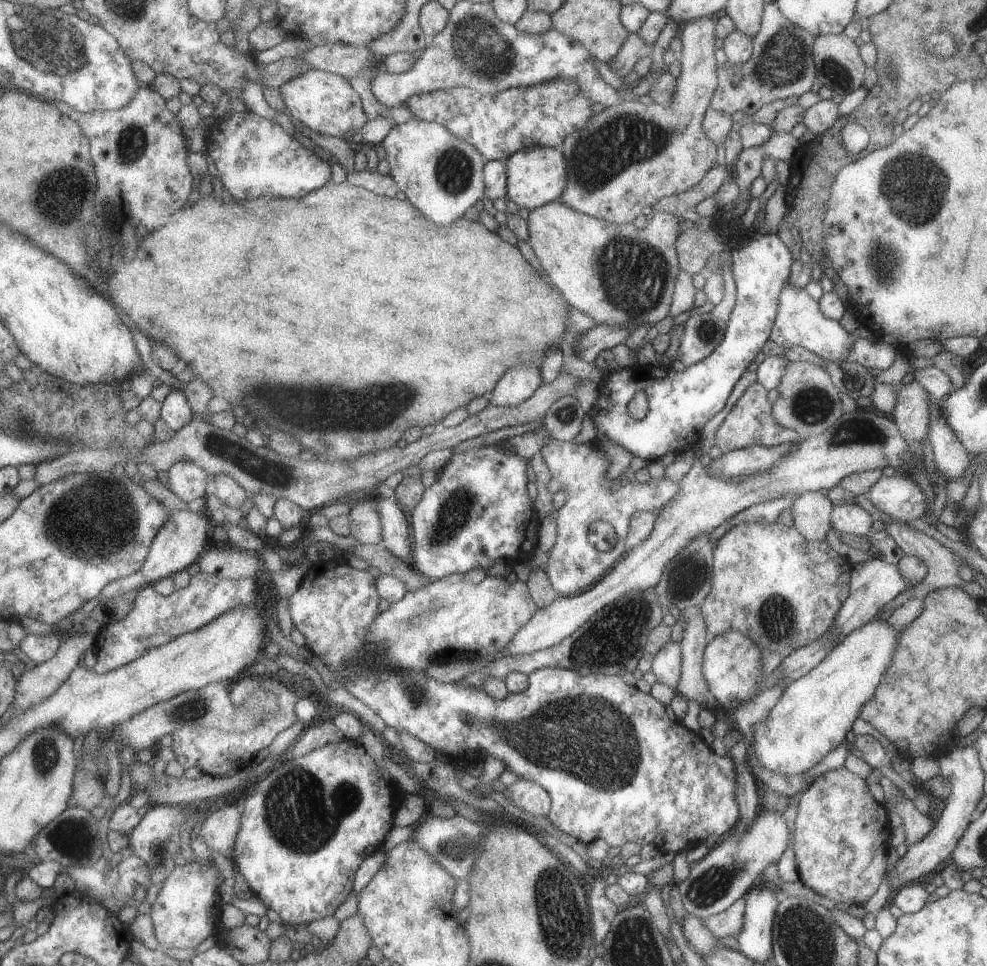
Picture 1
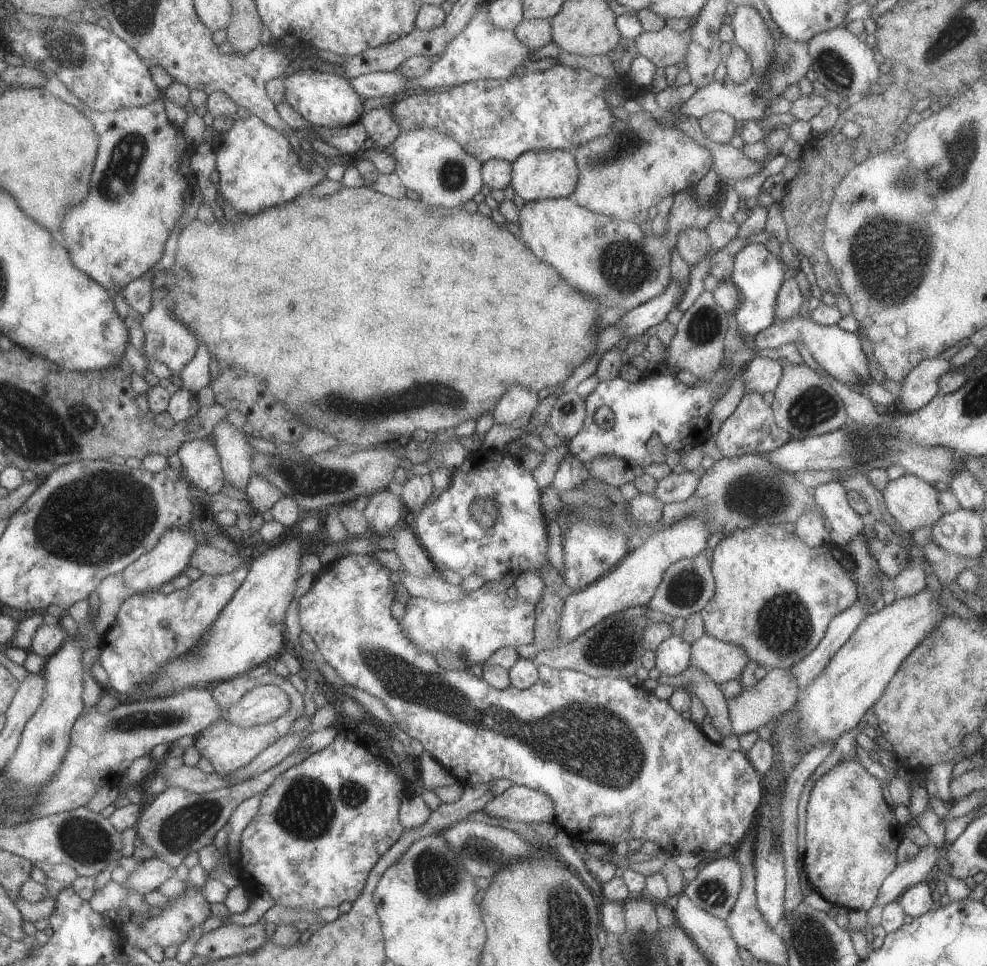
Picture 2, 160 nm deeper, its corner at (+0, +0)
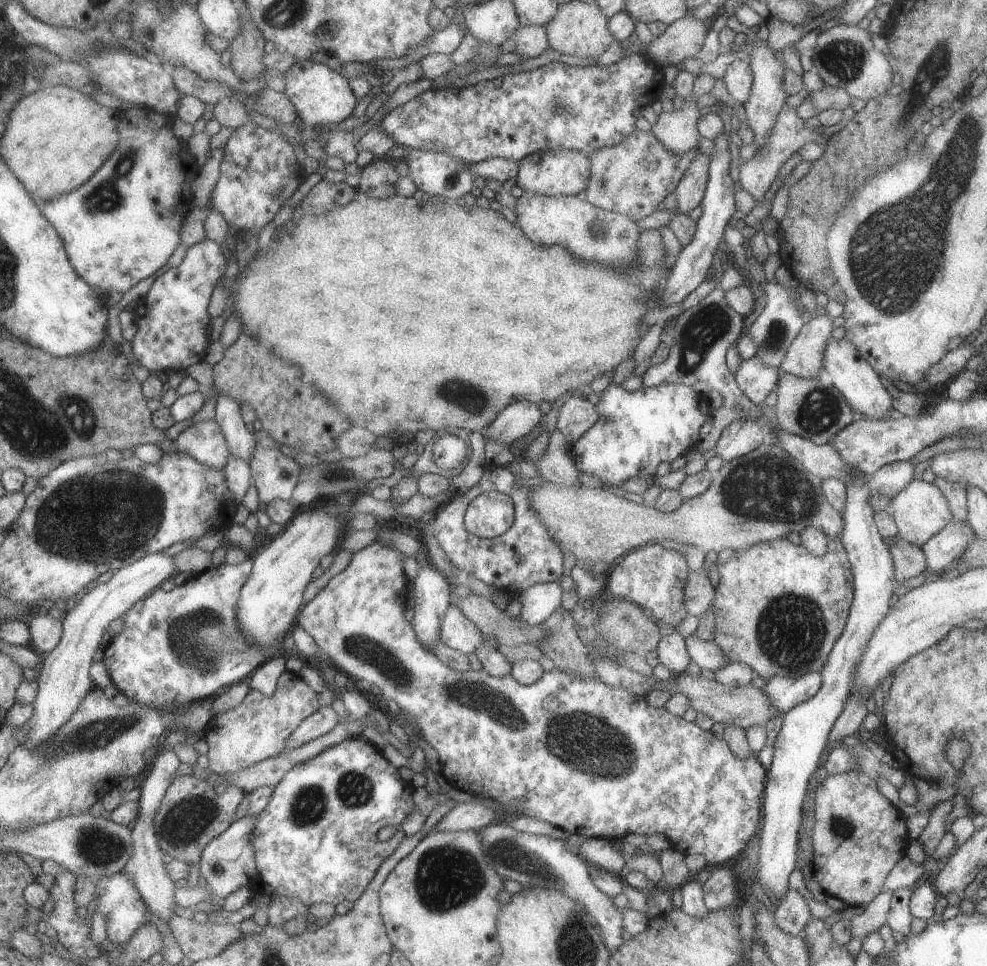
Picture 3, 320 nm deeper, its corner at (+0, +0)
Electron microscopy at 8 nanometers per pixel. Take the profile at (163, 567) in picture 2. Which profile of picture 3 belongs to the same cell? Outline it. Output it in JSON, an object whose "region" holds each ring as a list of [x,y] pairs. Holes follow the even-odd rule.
{"region":[[[164,552],[147,554],[134,564],[117,571],[109,582],[98,584],[86,592],[78,605],[63,616],[64,634],[61,643],[45,656],[38,676],[39,696],[35,700],[35,713],[29,720],[29,736],[25,740],[31,750],[47,744],[57,734],[57,730],[61,730],[61,726],[73,718],[85,698],[96,688],[91,675],[95,660],[93,656],[101,646],[109,624],[119,616],[127,615],[137,602],[151,595],[165,580],[173,579],[177,574],[173,556]]]}

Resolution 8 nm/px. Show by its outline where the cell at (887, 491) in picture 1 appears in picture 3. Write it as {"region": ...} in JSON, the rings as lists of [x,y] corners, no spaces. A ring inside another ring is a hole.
{"region":[[[915,478],[907,482],[907,486],[899,490],[889,503],[889,514],[895,522],[898,538],[921,547],[931,536],[937,534],[945,524],[951,522],[951,512],[947,506],[947,502],[939,488],[935,484],[923,482],[921,479]]]}

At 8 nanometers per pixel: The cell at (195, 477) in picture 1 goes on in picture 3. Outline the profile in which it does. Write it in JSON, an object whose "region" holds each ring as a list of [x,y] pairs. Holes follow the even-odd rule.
{"region":[[[216,419],[191,424],[177,437],[175,446],[209,468],[223,470],[229,464],[227,438]]]}

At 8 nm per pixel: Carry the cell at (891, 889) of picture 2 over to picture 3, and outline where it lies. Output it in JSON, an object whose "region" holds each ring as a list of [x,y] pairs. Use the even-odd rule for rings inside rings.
{"region":[[[883,890],[880,894],[877,894],[876,898],[873,898],[872,902],[866,905],[862,914],[850,919],[851,937],[856,936],[862,939],[870,933],[876,932],[879,926],[886,924],[891,894],[893,894],[893,890]]]}

